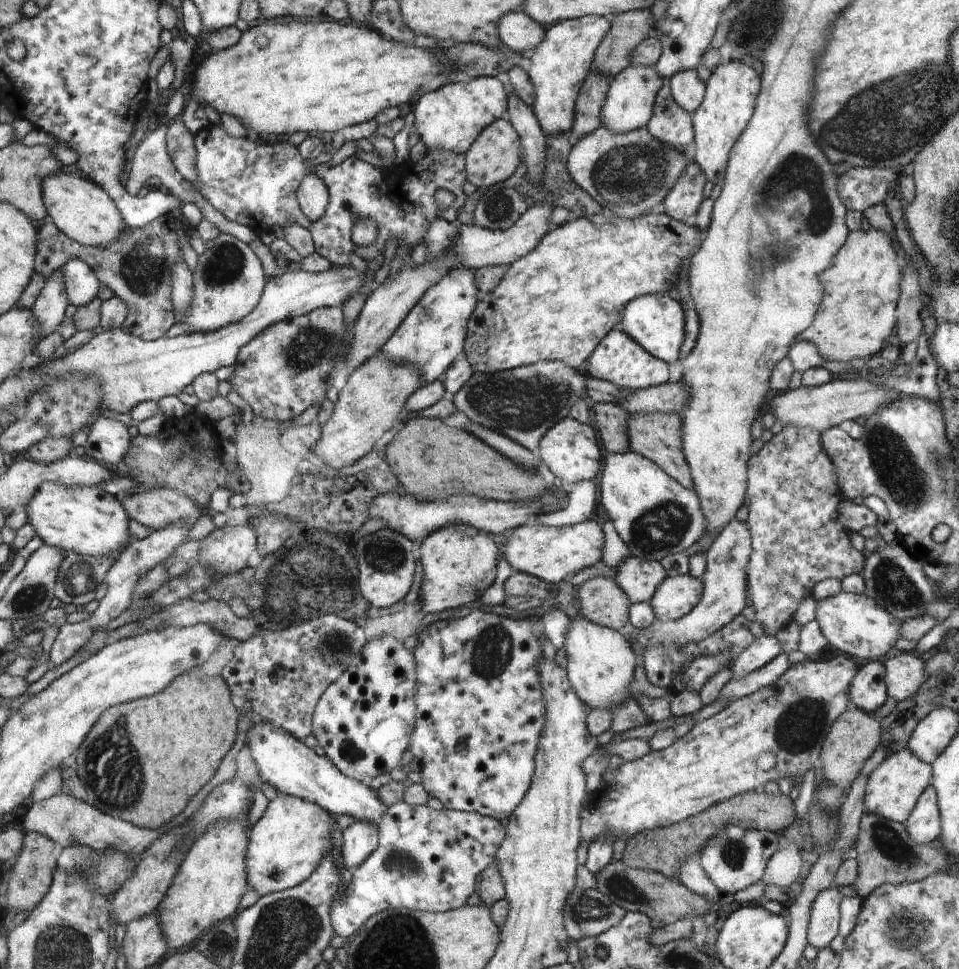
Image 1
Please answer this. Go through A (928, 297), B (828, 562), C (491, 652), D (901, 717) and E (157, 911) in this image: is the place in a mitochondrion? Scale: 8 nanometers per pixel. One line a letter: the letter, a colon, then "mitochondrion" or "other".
A: other
B: other
C: mitochondrion
D: other
E: other

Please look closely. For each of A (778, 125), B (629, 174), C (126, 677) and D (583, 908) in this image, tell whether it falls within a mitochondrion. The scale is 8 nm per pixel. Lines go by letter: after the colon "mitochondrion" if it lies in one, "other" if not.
A: other
B: mitochondrion
C: other
D: mitochondrion

